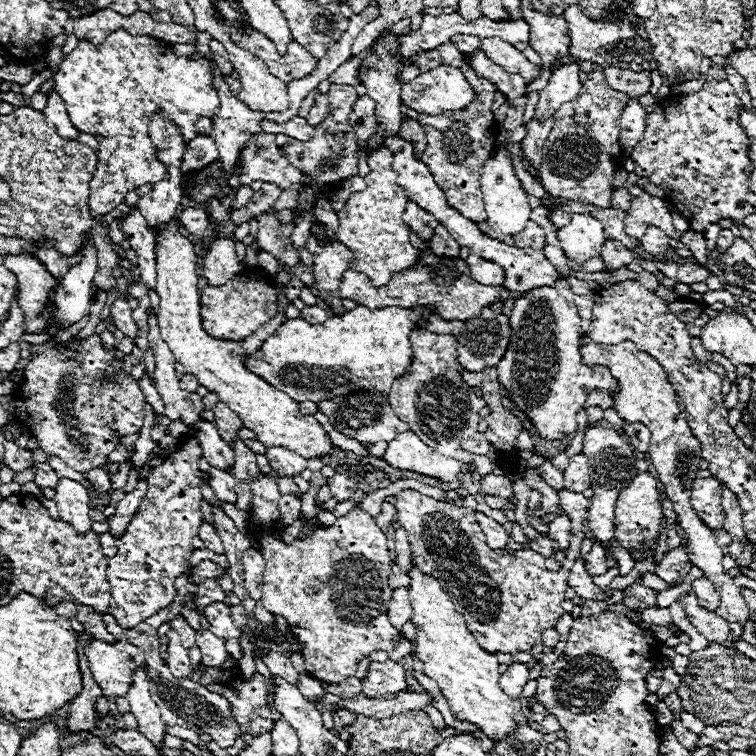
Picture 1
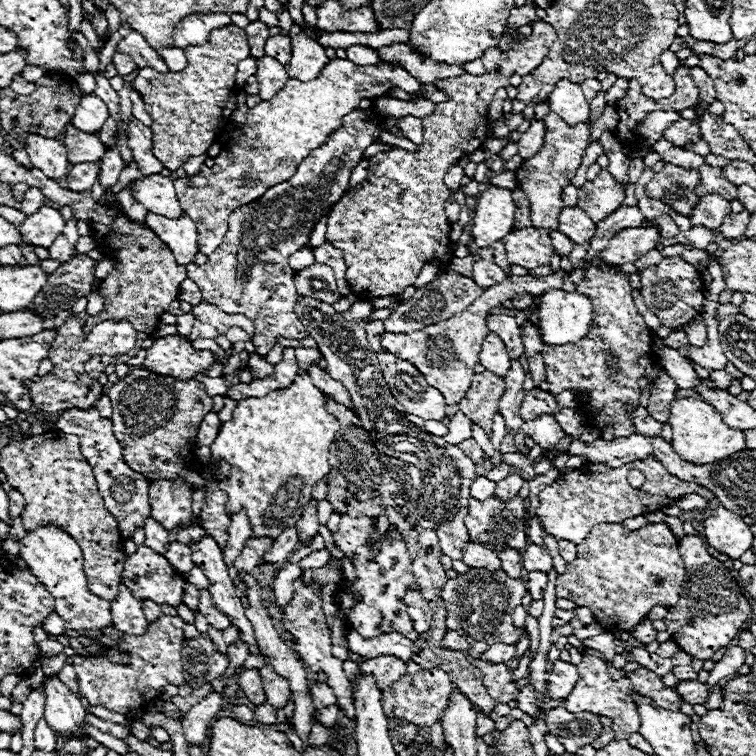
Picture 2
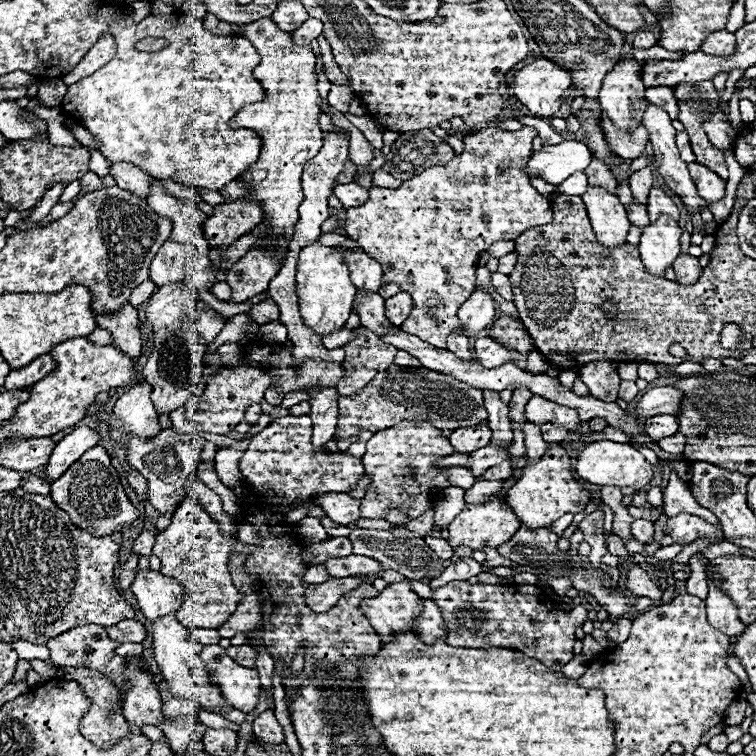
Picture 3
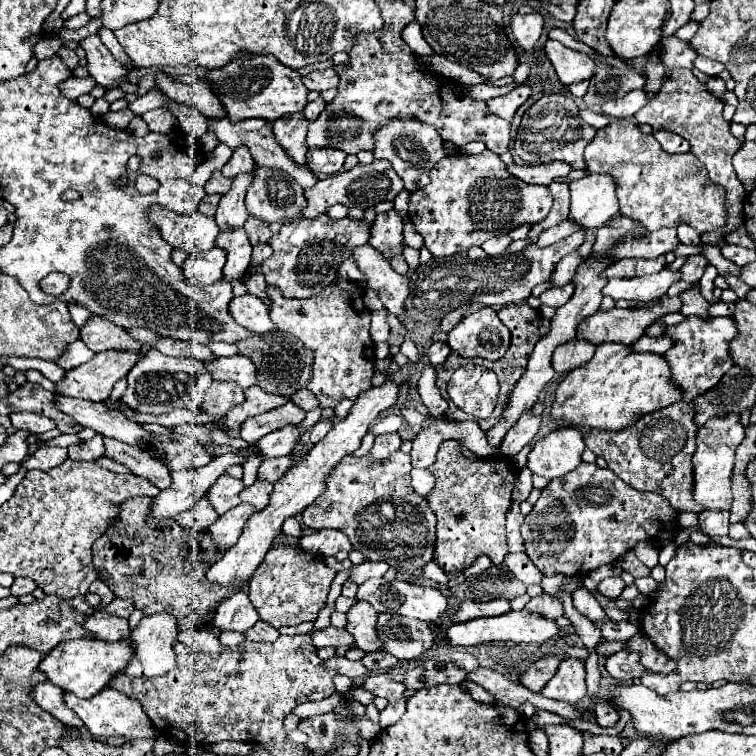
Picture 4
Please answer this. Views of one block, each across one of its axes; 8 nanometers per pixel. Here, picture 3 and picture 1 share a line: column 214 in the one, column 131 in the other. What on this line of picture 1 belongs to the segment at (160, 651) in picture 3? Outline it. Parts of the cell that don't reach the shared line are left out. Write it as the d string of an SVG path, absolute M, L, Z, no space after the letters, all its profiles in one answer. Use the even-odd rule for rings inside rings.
M136 670L132 688L126 694L126 700L130 702L132 714L138 720L138 730L150 738L150 742L156 742L156 748L164 748L162 738L164 738L164 722L160 718L158 706L152 702L150 692L148 692L148 674L146 670Z

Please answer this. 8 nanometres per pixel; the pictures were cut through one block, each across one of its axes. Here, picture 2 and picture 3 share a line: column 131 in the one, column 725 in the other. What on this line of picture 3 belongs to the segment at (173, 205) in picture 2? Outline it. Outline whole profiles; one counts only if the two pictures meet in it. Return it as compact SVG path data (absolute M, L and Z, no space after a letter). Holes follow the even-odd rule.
M692 162L688 164L688 170L690 170L690 176L698 188L698 194L704 202L712 204L716 200L720 200L724 196L724 190L726 190L726 182L720 180L712 170L708 170L706 166L698 164L698 162Z

